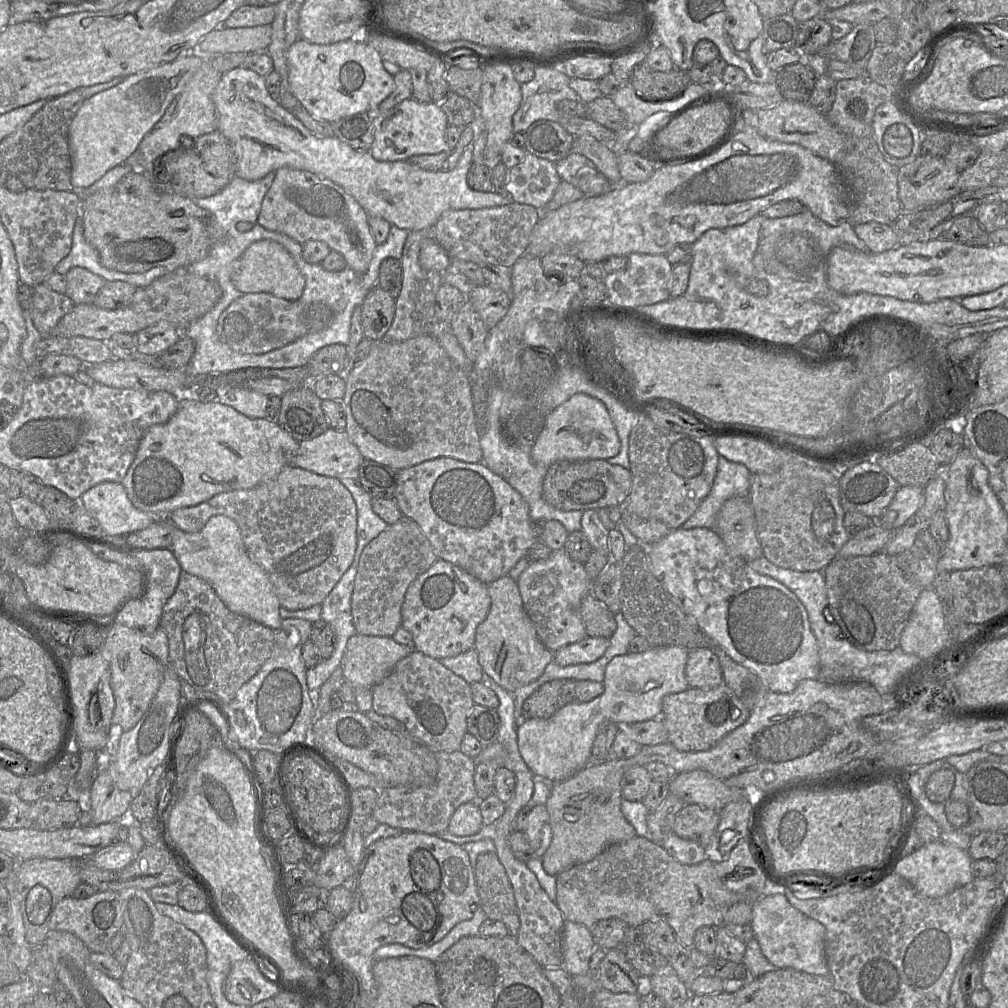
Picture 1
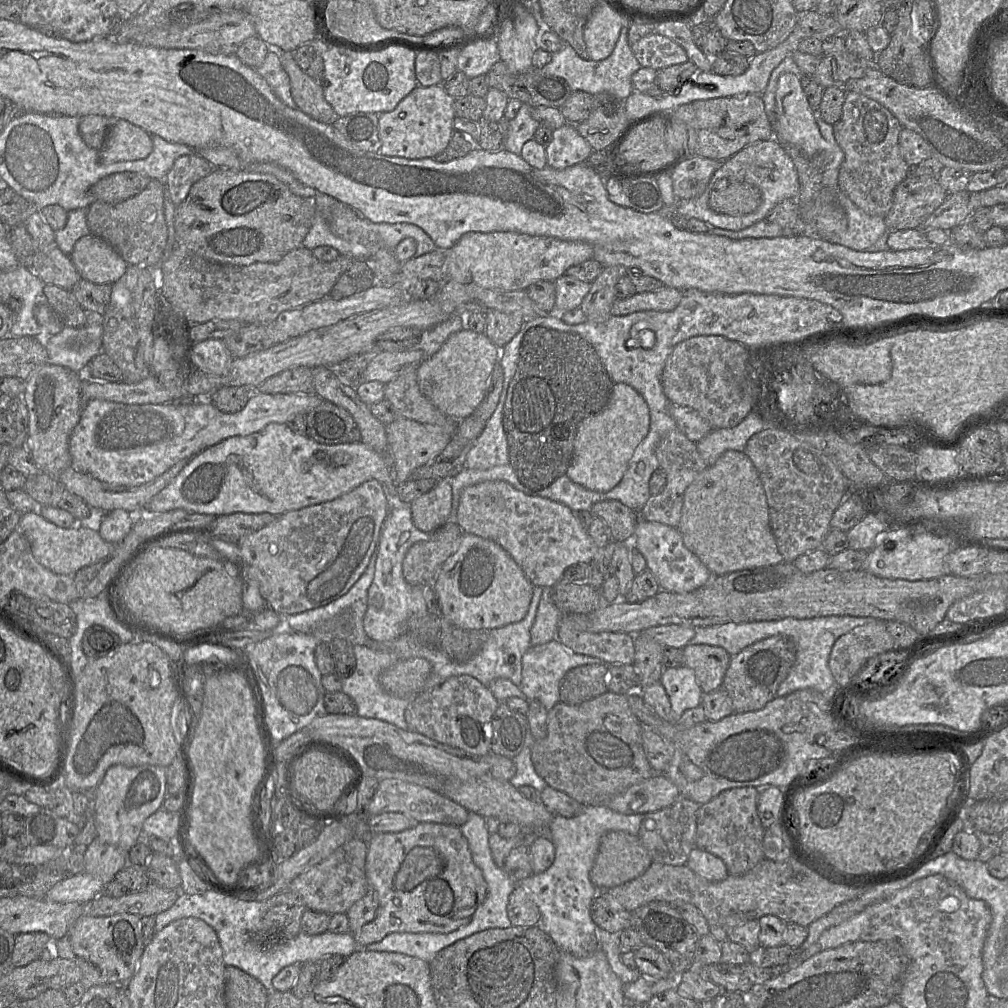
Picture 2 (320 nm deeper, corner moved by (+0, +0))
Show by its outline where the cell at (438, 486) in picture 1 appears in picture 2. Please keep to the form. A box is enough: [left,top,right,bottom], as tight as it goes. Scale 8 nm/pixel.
[454,481,601,588]

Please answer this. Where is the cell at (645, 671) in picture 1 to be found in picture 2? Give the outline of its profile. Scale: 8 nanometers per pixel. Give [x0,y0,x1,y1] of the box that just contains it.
[659,666,704,721]

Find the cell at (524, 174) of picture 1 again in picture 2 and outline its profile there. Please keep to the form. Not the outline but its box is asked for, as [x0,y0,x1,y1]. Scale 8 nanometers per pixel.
[545,123,594,169]

